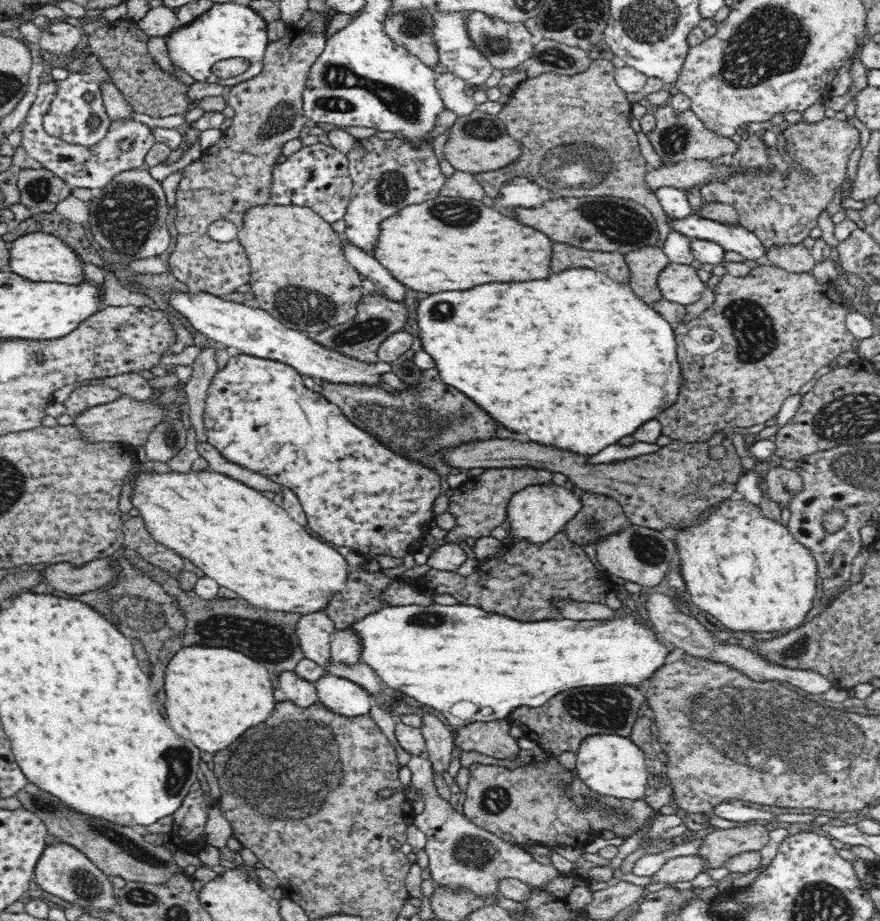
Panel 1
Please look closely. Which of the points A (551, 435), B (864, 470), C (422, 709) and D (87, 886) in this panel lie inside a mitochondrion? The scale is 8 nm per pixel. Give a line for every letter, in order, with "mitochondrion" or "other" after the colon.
A: other
B: mitochondrion
C: other
D: mitochondrion

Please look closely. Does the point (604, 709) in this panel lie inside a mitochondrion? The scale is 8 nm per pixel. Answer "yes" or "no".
yes

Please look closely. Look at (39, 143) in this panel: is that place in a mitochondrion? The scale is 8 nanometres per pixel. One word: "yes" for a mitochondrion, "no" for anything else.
no

